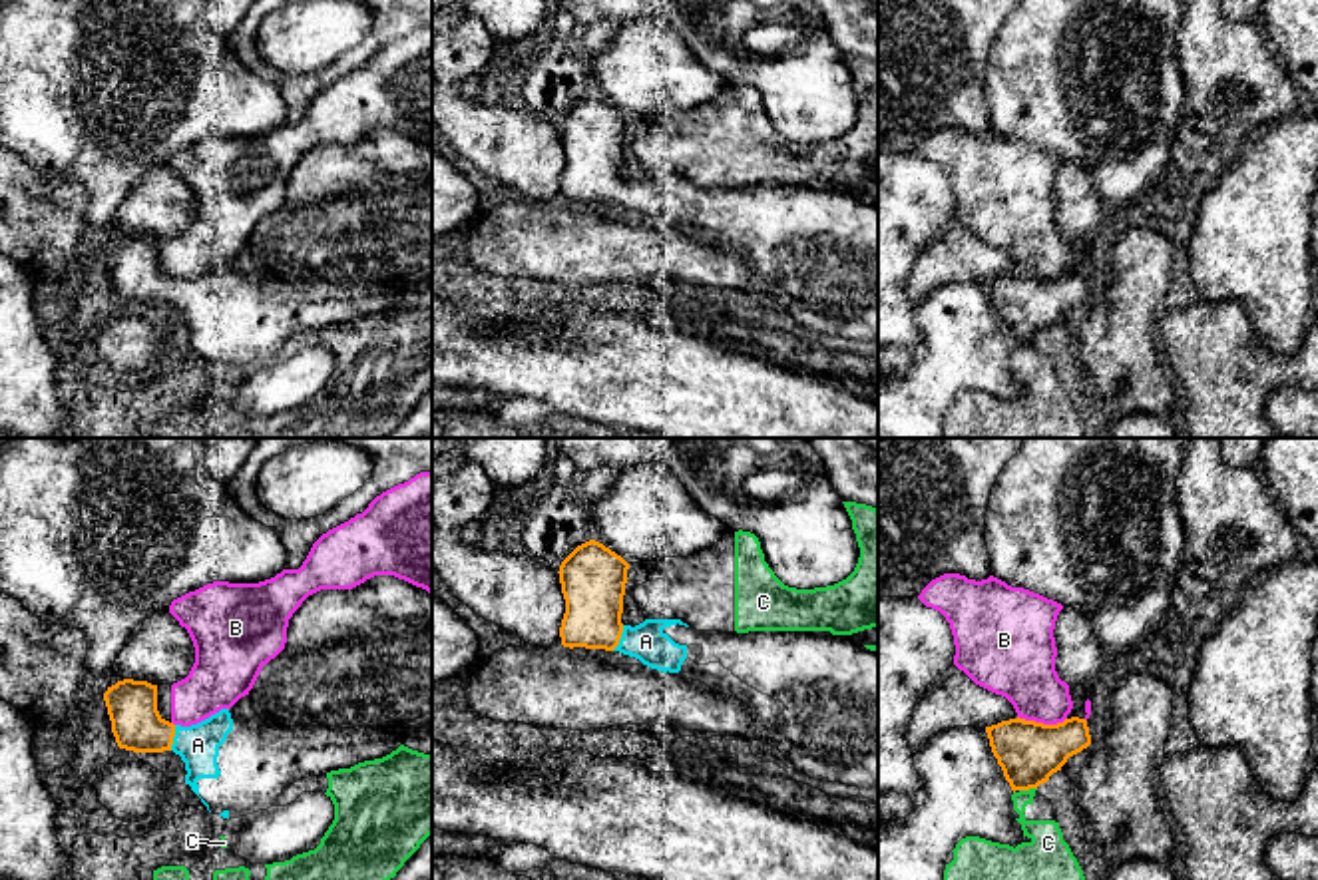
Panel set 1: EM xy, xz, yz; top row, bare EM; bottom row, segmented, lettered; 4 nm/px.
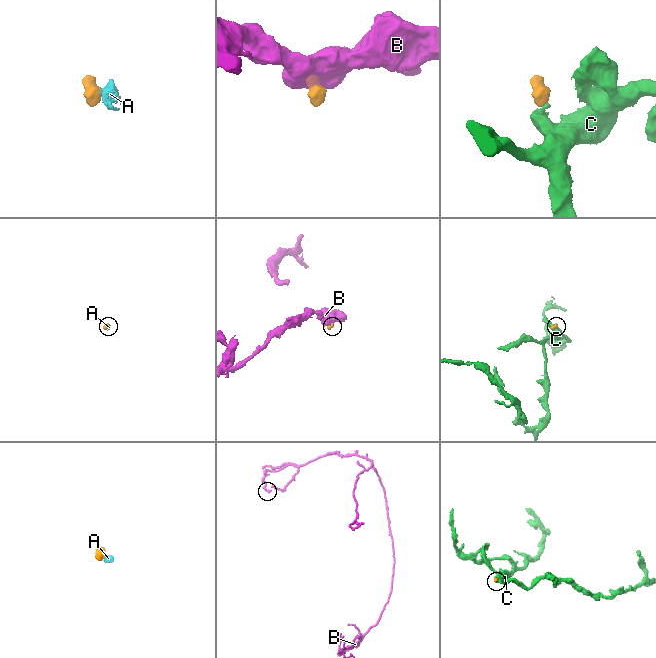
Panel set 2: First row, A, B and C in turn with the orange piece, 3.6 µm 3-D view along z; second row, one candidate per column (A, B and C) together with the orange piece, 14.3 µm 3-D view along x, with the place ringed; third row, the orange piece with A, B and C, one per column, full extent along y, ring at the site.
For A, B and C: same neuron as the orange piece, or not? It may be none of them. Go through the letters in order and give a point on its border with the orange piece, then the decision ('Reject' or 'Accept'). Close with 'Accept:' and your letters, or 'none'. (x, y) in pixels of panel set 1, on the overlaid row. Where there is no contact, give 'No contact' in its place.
A: Touches orange at xy (174, 735). Accept
B: Touches orange at yz (1042, 723). Reject
C: Touches orange at yz (1028, 789). Reject
Accept: A

